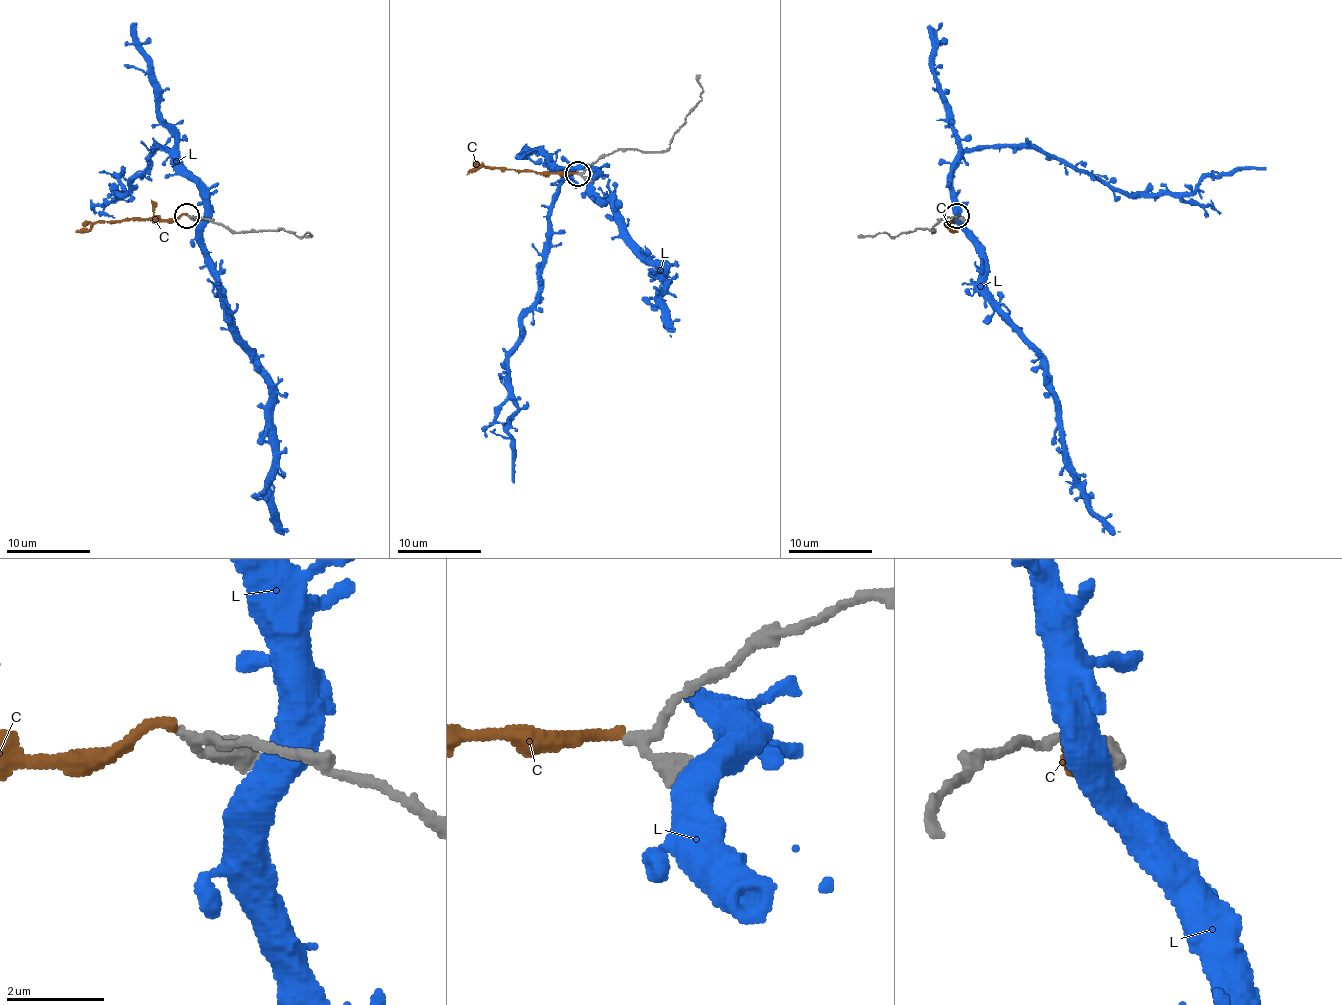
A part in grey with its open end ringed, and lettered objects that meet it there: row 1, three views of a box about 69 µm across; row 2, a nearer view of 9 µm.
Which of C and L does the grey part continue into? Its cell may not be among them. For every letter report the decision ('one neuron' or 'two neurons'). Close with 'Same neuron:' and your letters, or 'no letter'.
C: two neurons
L: two neurons
Same neuron: no letter

